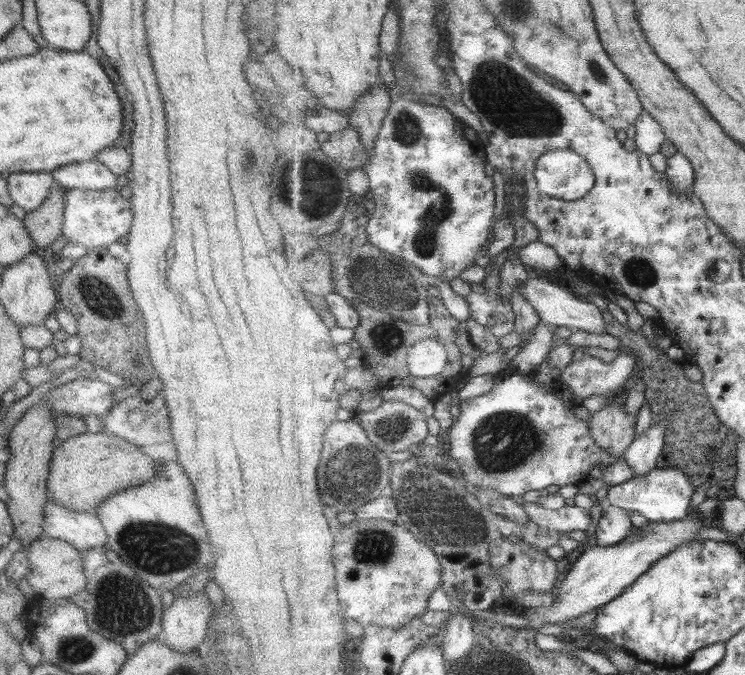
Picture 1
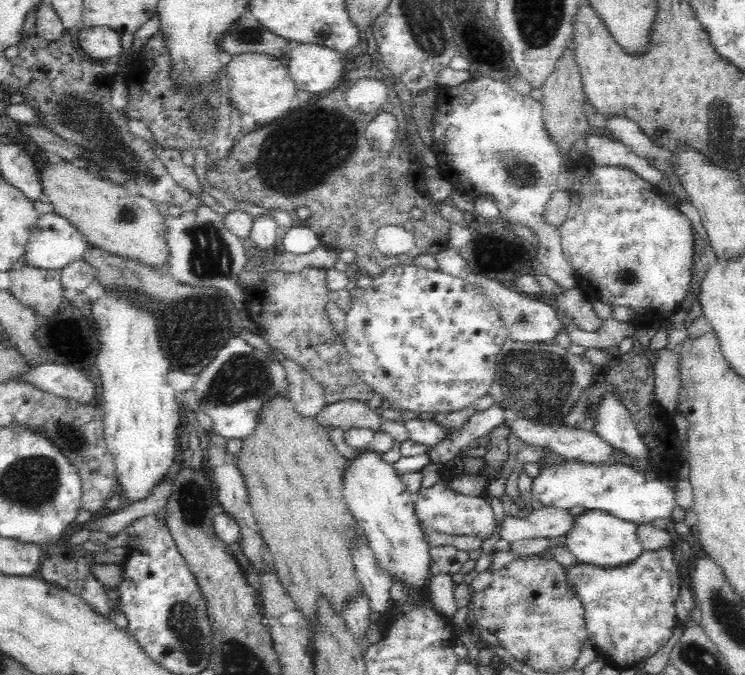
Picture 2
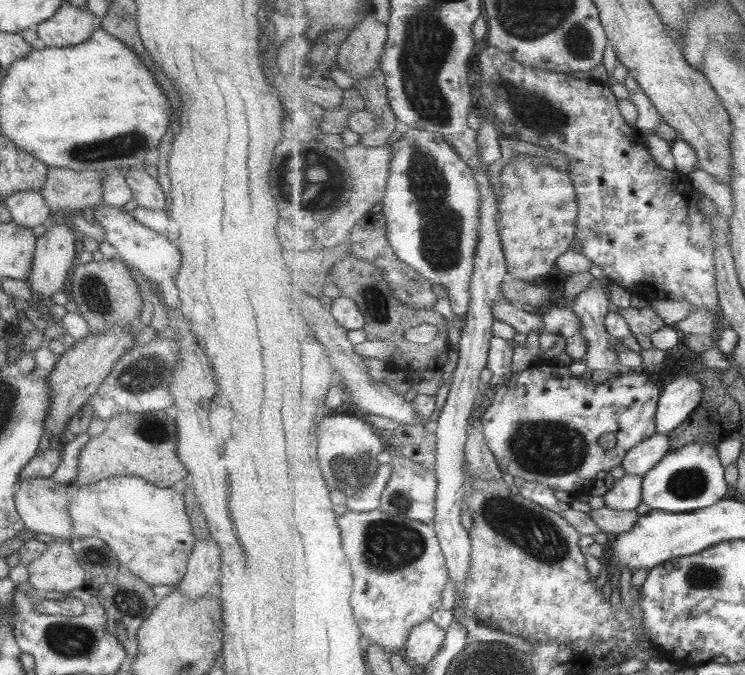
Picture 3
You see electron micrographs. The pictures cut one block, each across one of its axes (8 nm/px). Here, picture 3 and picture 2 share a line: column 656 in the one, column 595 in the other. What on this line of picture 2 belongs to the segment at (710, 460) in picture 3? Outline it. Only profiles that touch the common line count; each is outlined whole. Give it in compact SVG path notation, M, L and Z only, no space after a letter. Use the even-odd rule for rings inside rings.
M565 460L560 466L542 468L536 478L532 480L531 505L554 506L562 509L570 509L574 506L582 506L585 510L603 510L608 514L621 518L637 525L650 523L656 518L670 519L672 509L677 505L675 493L666 486L662 480L654 480L645 474L634 470L625 461L616 462L610 466L588 466L575 460Z

